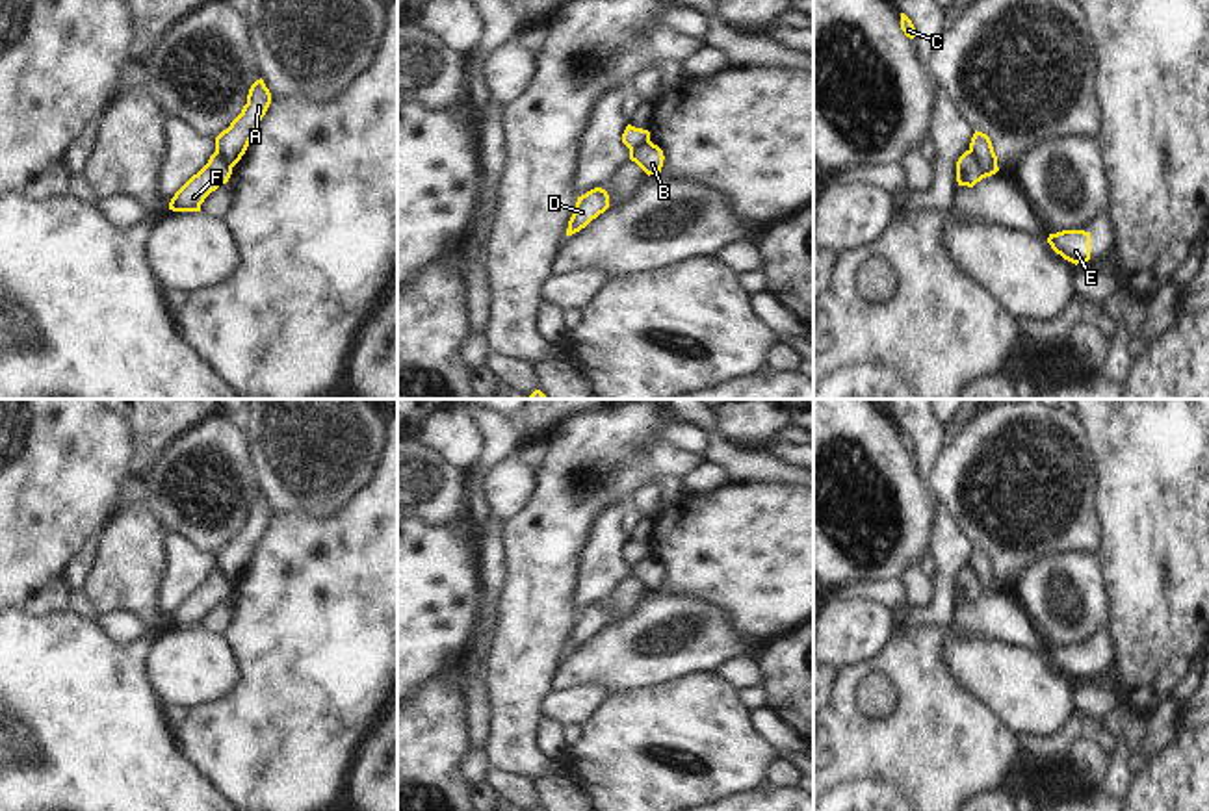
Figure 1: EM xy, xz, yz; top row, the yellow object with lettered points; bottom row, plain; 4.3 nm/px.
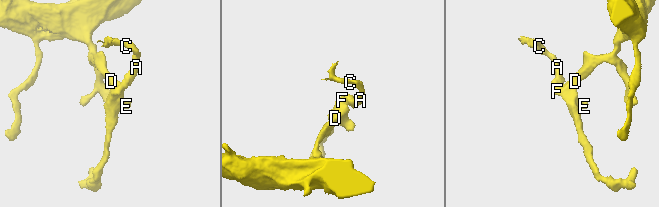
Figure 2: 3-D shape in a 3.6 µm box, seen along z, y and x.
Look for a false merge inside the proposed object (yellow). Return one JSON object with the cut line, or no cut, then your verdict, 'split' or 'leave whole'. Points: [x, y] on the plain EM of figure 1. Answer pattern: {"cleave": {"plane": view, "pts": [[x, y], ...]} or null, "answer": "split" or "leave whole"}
{"cleave": {"plane": "yz", "pts": [[970, 565], [985, 592]]}, "answer": "split"}

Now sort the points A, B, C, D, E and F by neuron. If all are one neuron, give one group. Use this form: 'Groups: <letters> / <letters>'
Groups: A B C / D E F

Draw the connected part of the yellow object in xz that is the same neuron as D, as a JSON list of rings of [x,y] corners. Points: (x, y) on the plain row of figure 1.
[[[594,603],[585,611],[578,612],[574,629],[568,637],[566,651],[572,651],[585,644],[592,635],[609,624],[609,611],[602,603]]]

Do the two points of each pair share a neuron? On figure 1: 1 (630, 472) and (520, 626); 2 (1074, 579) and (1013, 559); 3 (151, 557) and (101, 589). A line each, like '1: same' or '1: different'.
1: same
2: different
3: same

